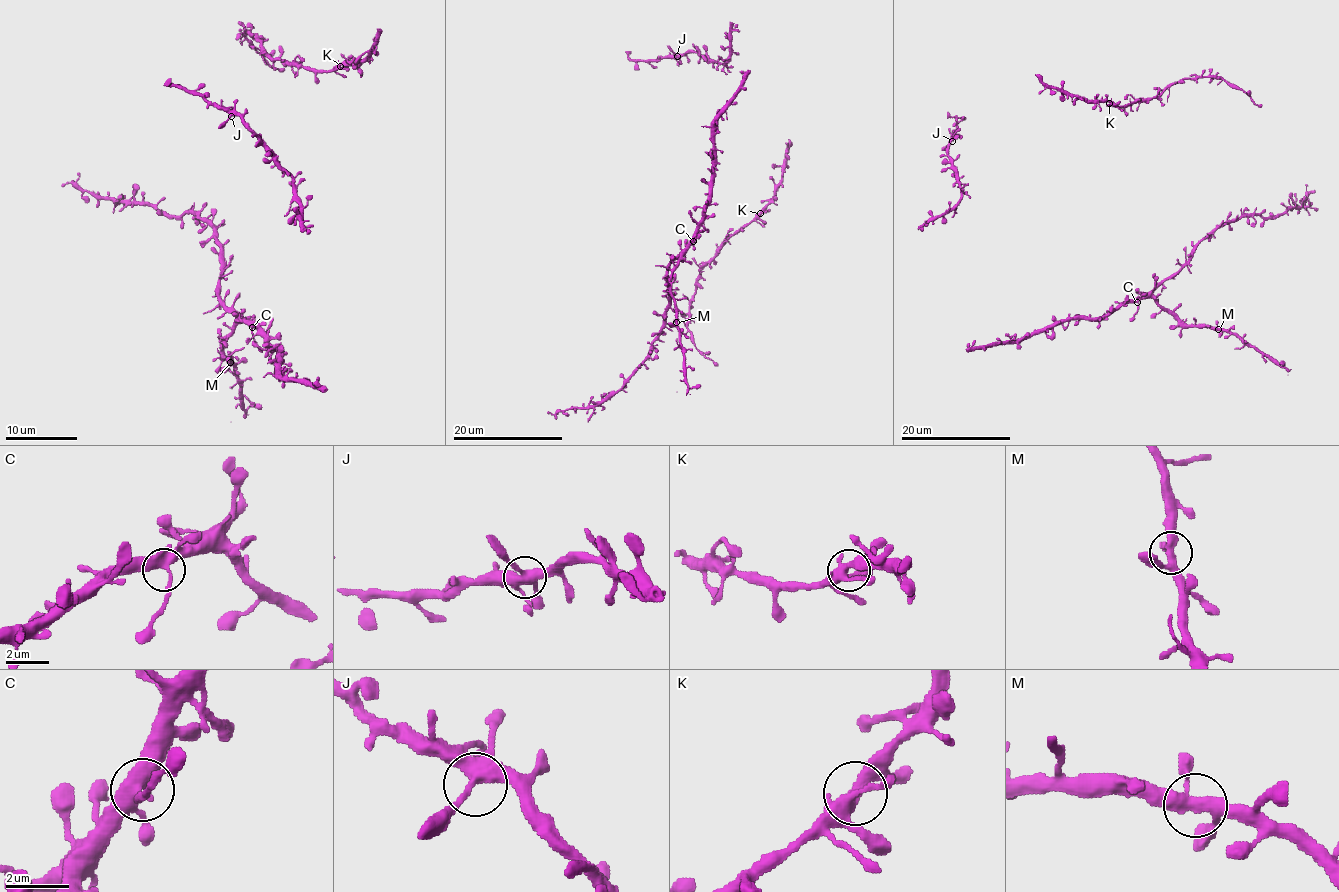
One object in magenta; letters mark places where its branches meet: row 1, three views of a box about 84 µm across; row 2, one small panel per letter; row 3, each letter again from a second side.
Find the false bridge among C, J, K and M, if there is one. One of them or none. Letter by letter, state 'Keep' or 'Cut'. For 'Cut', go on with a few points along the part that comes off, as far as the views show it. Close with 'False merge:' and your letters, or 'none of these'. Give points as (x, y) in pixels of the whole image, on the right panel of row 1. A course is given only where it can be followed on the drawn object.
C: Keep
J: Keep
K: Keep
M: Keep
False merge: none of these

